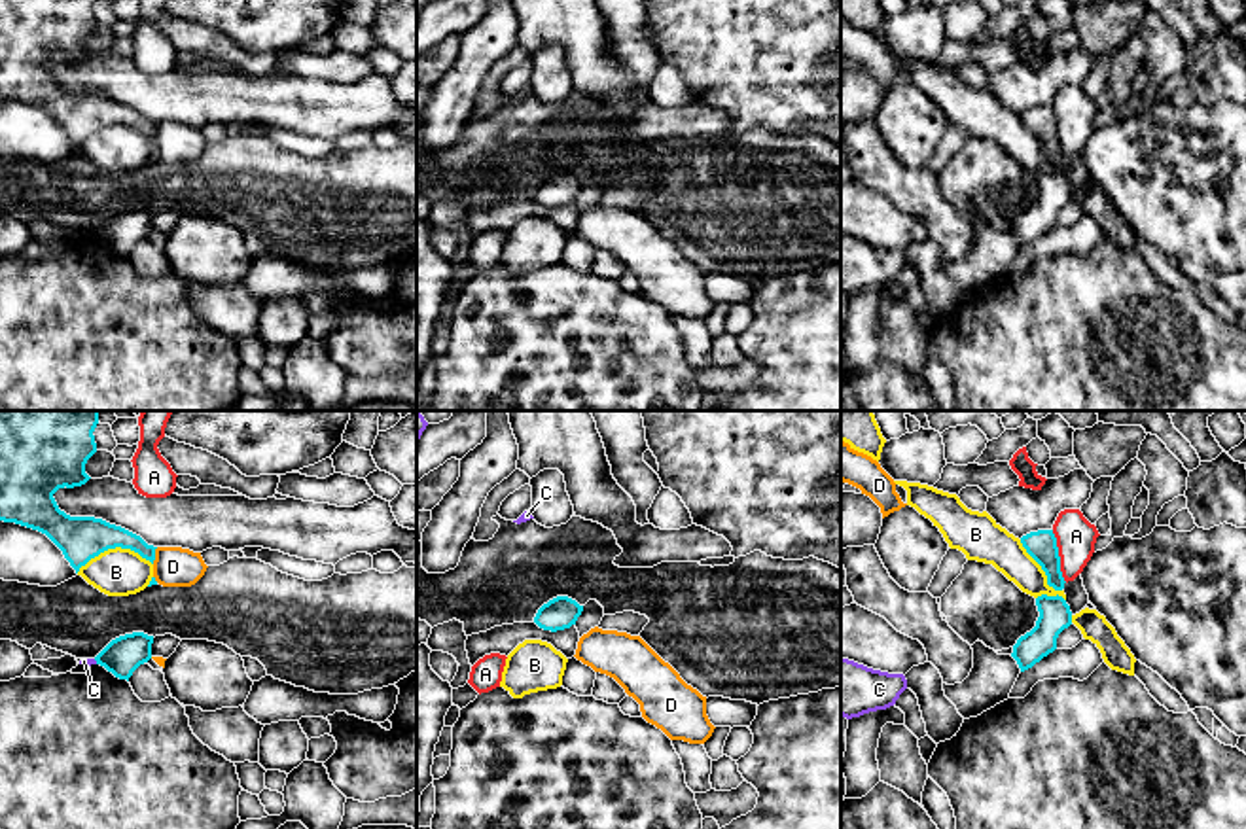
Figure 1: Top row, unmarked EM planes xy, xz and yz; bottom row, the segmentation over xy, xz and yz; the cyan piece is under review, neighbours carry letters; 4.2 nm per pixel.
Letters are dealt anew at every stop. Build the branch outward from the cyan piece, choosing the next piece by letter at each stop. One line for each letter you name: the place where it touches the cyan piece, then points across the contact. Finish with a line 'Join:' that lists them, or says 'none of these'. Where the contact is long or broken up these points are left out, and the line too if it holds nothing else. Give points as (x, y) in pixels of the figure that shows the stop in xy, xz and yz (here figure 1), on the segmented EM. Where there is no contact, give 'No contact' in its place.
Join: none of these

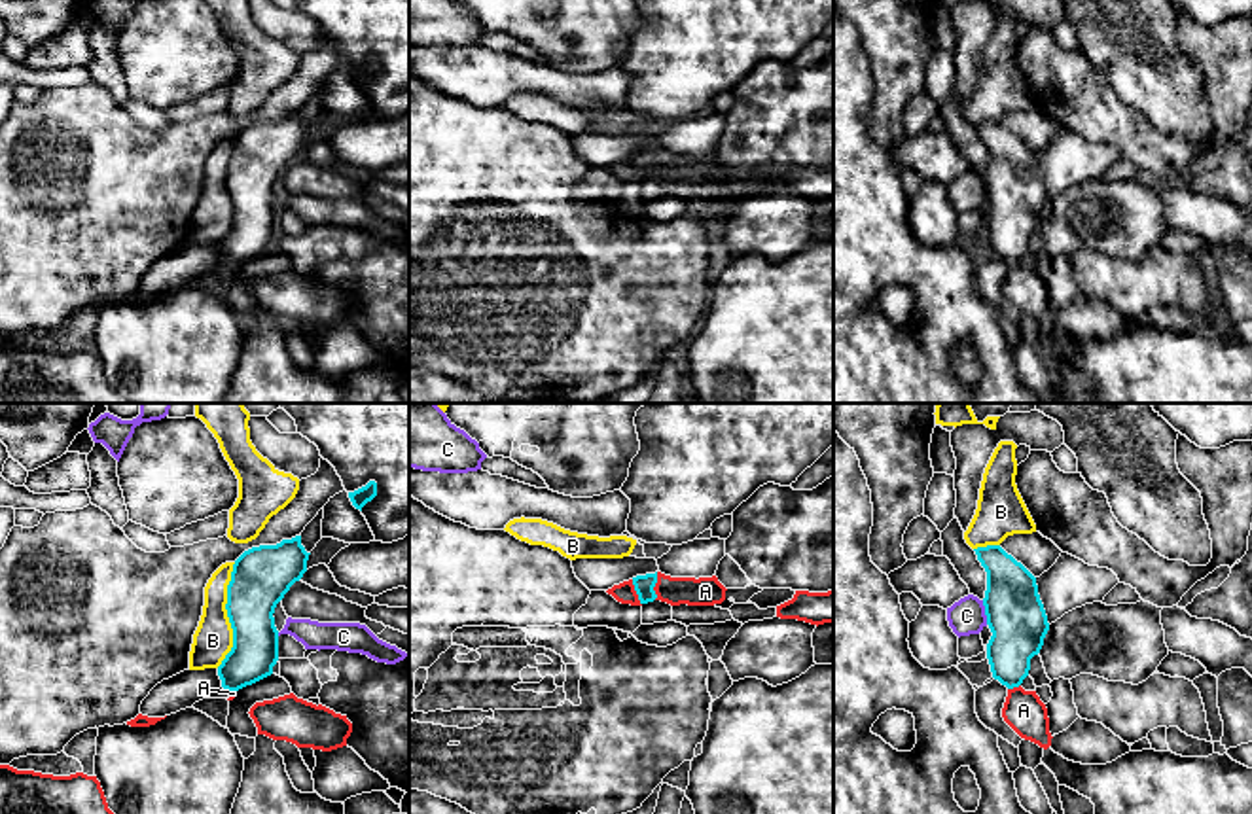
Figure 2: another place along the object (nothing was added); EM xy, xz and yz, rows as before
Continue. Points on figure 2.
Join: none of these

